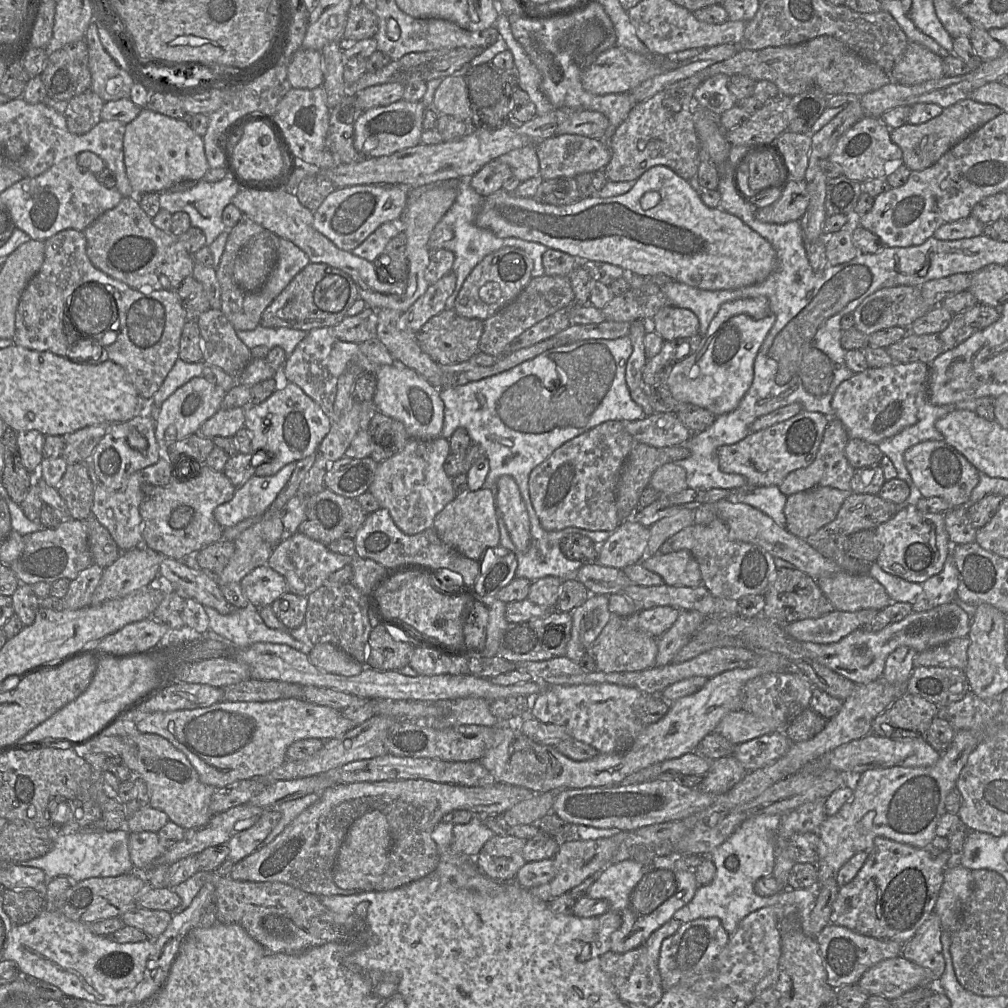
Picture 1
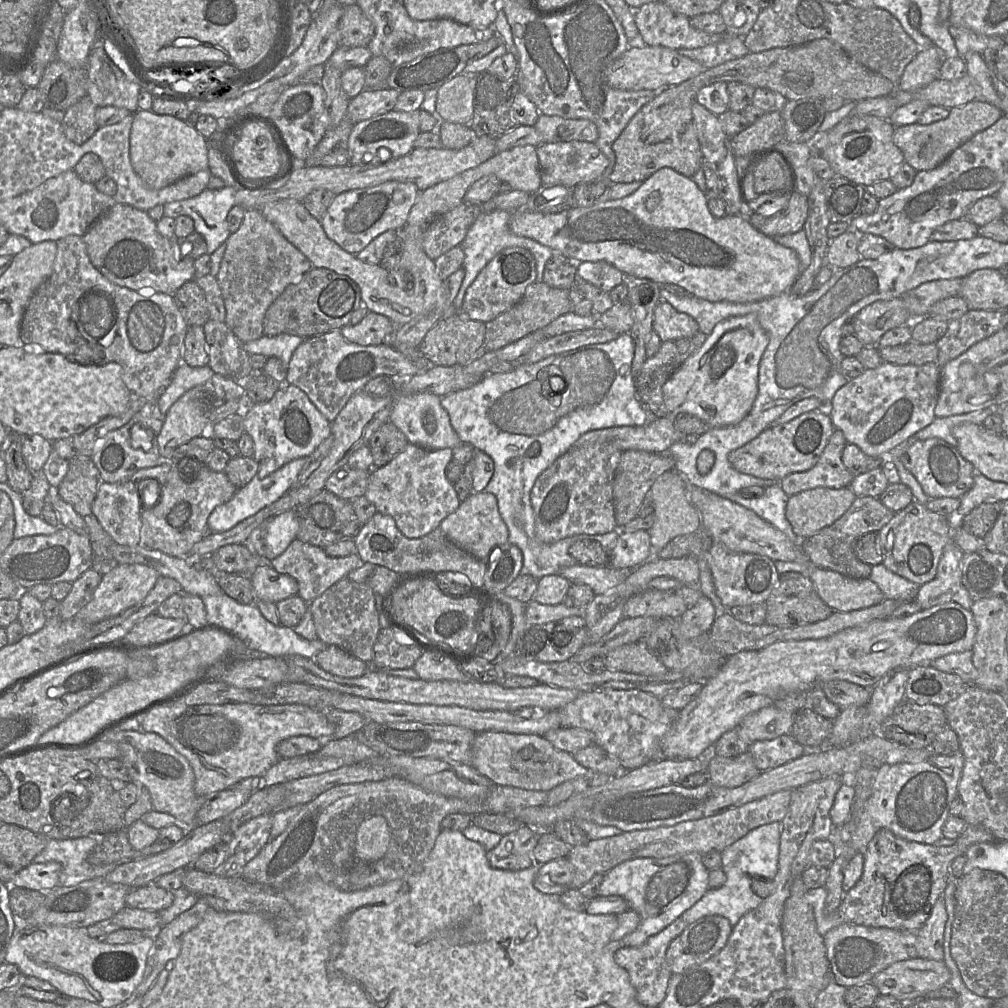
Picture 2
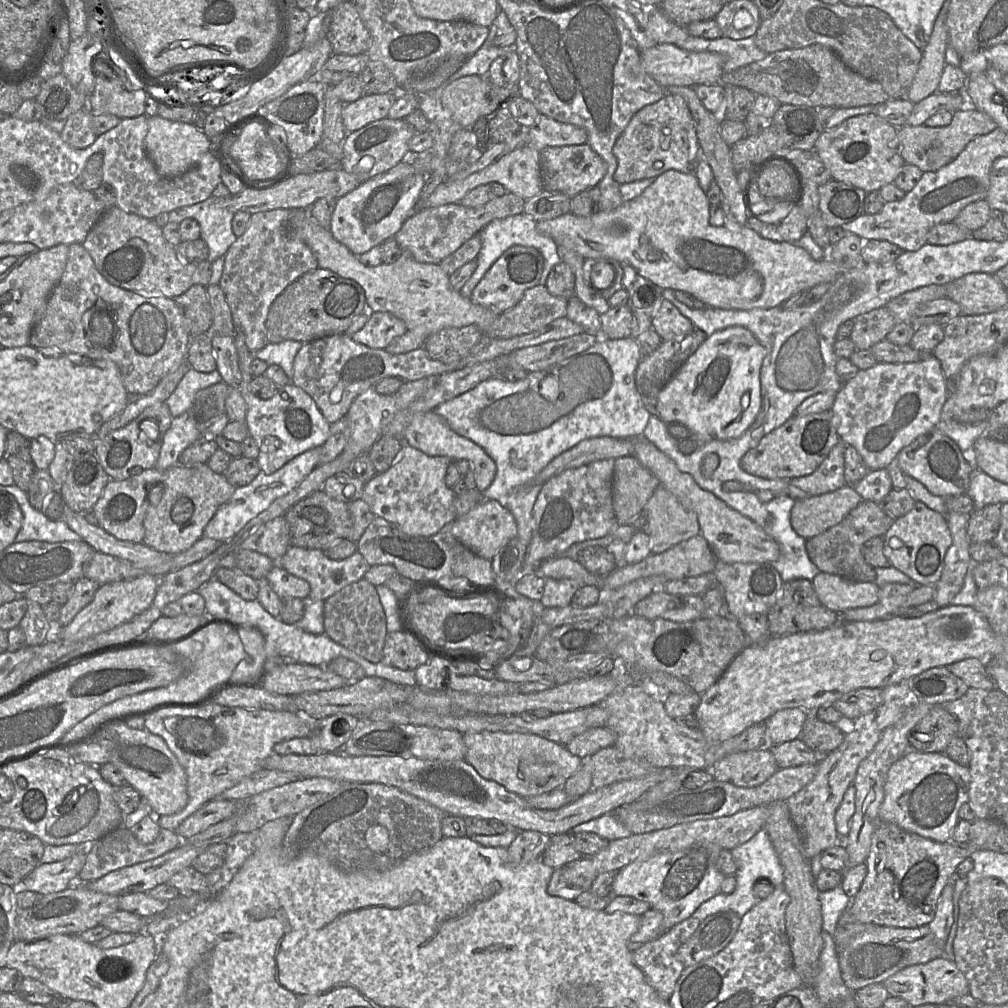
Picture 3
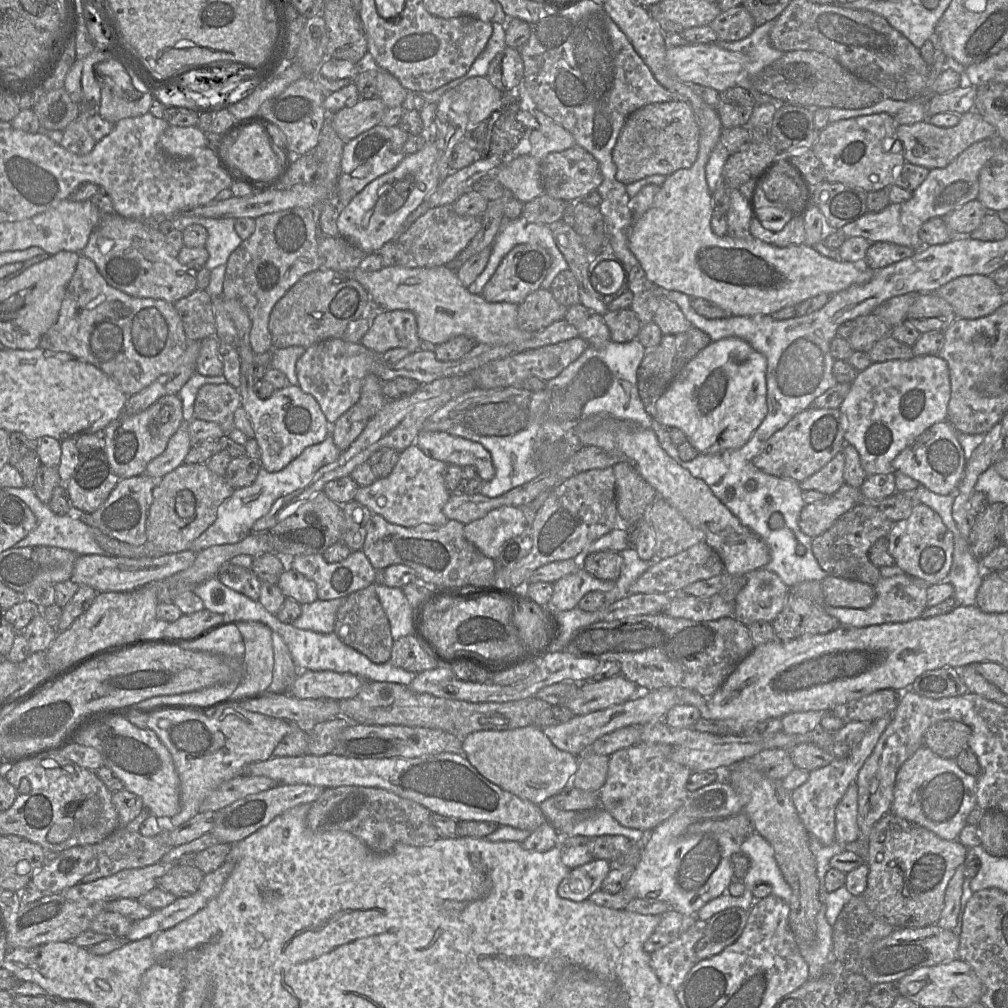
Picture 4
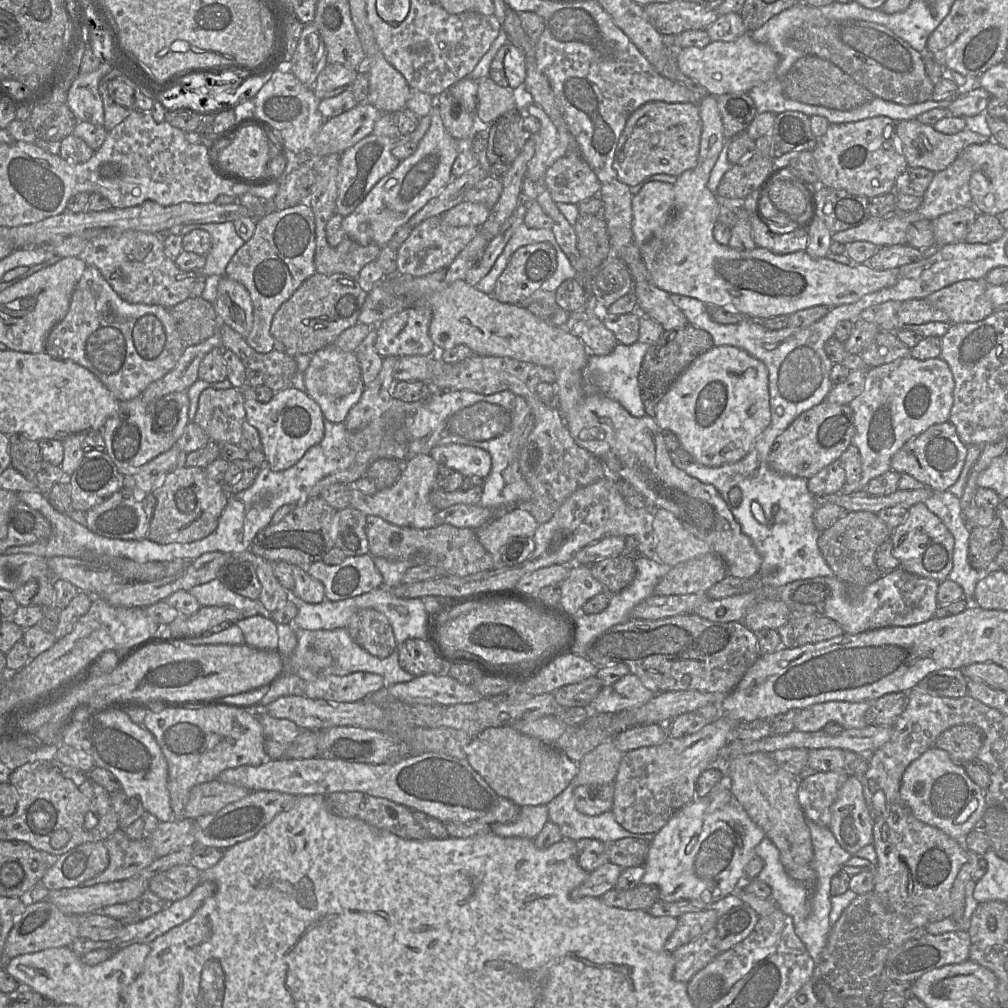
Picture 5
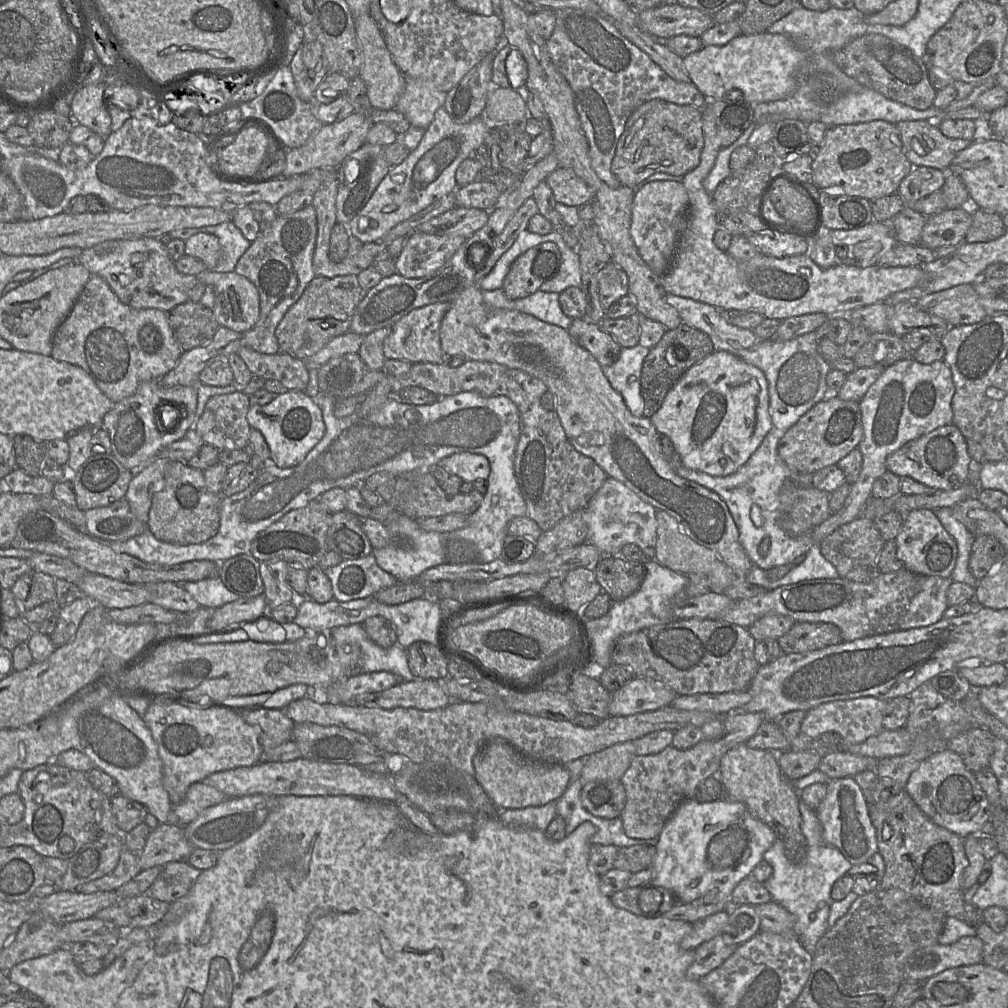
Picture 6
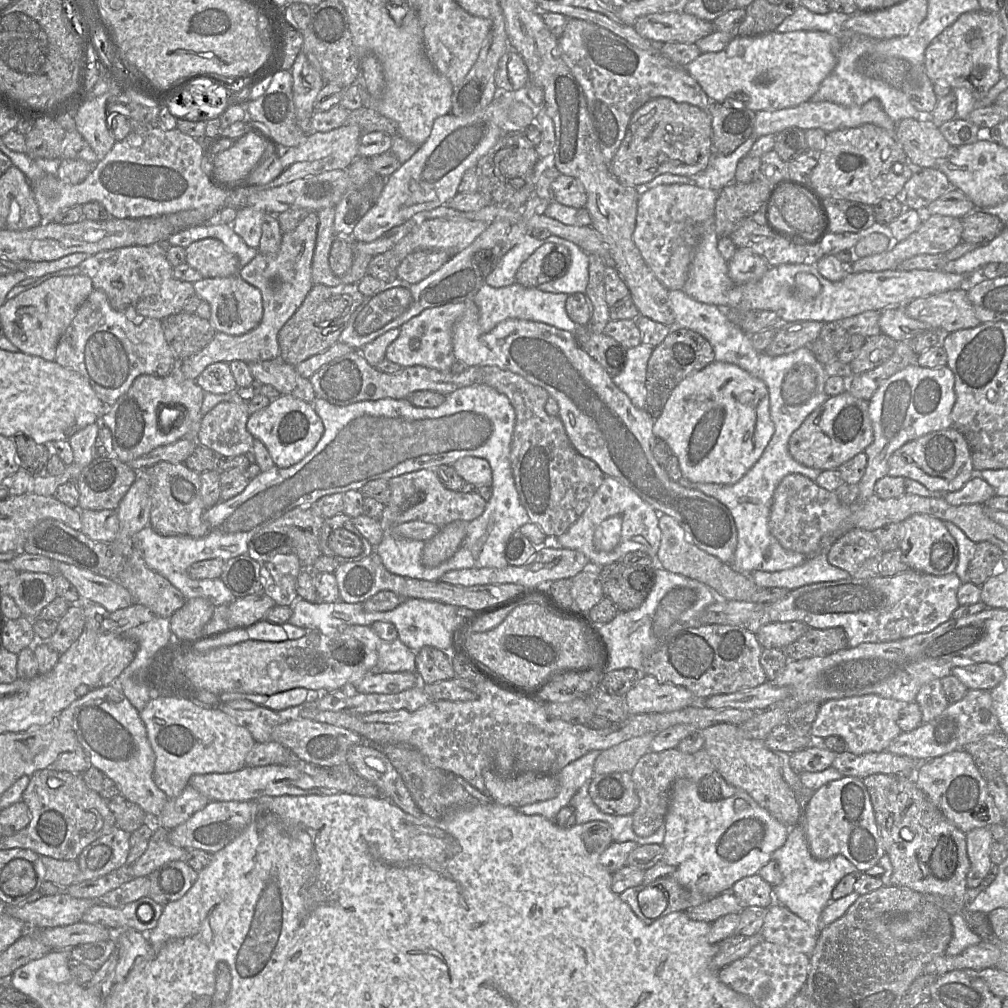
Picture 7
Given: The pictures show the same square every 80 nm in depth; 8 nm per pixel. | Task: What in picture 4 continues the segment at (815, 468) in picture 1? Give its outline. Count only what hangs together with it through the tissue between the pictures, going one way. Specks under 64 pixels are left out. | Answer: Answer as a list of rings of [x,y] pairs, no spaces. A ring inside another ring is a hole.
[[[840,451],[821,469],[800,481],[800,488],[802,491],[815,490],[826,496],[834,494],[845,483],[844,463],[844,454]]]

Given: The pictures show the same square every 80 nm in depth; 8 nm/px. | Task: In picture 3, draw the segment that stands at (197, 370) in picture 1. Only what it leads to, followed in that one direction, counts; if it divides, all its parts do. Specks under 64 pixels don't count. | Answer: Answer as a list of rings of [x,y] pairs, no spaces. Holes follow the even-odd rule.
[[[190,367],[165,401],[171,416],[174,418],[190,411],[194,397],[200,390],[220,382],[223,382],[223,379],[217,370],[203,373]]]

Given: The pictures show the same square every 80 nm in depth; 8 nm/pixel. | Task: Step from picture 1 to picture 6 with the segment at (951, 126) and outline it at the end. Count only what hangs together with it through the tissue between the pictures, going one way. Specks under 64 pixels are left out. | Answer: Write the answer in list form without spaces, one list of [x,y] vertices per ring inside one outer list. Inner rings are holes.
[[[928,120],[900,121],[896,124],[902,149],[914,167],[947,171],[954,157],[973,141],[946,137]]]

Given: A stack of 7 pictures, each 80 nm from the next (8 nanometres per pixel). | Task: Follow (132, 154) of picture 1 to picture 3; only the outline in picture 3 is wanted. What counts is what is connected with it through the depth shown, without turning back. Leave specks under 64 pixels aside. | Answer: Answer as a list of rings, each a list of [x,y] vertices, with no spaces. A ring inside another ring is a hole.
[[[159,115],[148,117],[148,132],[144,140],[148,157],[164,178],[174,178],[187,172],[209,151],[209,138],[194,124],[172,121]]]

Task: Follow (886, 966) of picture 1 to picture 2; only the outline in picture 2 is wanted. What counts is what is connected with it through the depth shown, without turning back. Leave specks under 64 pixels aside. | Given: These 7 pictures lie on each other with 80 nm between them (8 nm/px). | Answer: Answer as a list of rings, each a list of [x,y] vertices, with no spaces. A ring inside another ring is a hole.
[[[914,958],[893,963],[871,980],[881,995],[890,995],[905,1003],[925,998],[946,985],[950,971],[944,961]]]

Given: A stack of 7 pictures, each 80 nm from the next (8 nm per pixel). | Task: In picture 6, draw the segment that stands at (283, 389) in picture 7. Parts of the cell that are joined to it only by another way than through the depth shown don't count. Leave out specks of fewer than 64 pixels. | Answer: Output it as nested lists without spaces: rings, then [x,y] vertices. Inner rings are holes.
[[[242,347],[237,355],[244,361],[253,375],[265,380],[277,380],[287,390],[305,391],[309,383],[309,373],[304,360],[286,353],[259,353],[249,347]]]

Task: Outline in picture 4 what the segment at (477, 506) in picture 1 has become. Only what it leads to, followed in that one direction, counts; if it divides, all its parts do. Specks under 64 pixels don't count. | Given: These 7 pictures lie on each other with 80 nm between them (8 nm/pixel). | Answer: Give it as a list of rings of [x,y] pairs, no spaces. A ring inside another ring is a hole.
[[[501,506],[493,509],[484,517],[465,524],[464,533],[468,541],[485,556],[497,559],[503,545],[508,540],[519,535],[531,534],[531,528],[529,528],[521,508],[515,506]]]

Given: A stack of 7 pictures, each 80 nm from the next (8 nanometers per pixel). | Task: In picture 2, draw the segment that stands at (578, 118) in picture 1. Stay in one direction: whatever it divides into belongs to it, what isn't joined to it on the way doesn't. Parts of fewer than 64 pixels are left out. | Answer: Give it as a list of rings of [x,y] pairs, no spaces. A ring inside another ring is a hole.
[[[540,114],[534,125],[543,143],[572,140],[595,142],[598,138],[596,125],[587,119],[568,119]]]

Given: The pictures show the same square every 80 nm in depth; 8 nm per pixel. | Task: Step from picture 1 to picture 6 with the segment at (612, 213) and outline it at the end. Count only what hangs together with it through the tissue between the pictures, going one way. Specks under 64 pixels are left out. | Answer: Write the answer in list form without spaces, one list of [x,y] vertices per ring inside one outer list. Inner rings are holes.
[[[710,101],[701,109],[704,146],[701,151],[699,165],[682,177],[689,196],[687,223],[682,232],[677,249],[670,266],[661,276],[661,283],[667,294],[691,298],[716,307],[719,310],[755,311],[767,319],[780,321],[804,314],[824,313],[830,315],[836,312],[850,313],[855,309],[886,302],[893,294],[917,286],[924,277],[924,271],[919,266],[881,267],[878,265],[861,267],[859,265],[837,264],[822,268],[814,263],[809,255],[795,255],[775,258],[760,253],[746,262],[738,262],[728,252],[720,250],[714,243],[714,234],[718,228],[717,209],[712,194],[703,187],[703,180],[715,164],[721,150],[715,115],[710,107]]]

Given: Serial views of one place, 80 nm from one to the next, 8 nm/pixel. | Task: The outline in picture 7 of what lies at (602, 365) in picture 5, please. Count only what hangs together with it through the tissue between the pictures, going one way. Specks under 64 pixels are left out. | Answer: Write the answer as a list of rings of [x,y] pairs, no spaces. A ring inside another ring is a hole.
[[[640,344],[627,349],[626,363],[623,370],[612,377],[613,382],[639,409],[646,409],[646,371],[647,363],[653,352],[650,345]]]

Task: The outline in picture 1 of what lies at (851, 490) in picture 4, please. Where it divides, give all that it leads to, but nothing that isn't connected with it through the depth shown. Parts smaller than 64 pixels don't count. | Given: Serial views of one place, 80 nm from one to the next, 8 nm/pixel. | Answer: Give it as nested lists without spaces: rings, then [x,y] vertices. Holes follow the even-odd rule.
[[[823,486],[788,495],[783,509],[786,529],[807,538],[836,517],[850,494],[851,490]]]

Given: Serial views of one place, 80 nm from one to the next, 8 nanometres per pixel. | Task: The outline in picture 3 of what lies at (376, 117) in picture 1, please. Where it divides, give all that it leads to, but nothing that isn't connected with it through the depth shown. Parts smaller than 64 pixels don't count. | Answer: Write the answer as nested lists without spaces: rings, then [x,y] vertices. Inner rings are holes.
[[[385,117],[371,122],[356,131],[347,133],[343,143],[340,167],[356,176],[361,182],[365,182],[408,159],[409,141],[415,134],[404,119]]]

